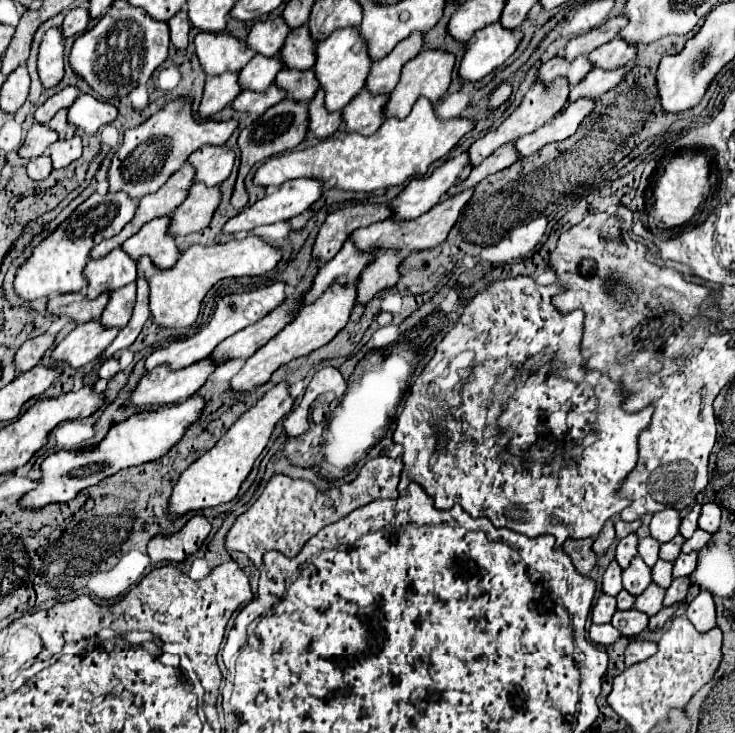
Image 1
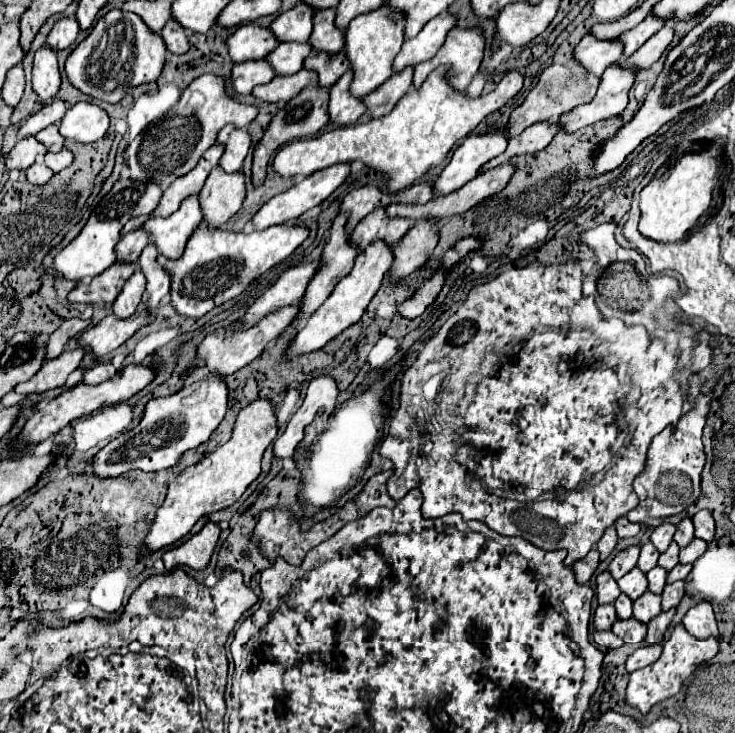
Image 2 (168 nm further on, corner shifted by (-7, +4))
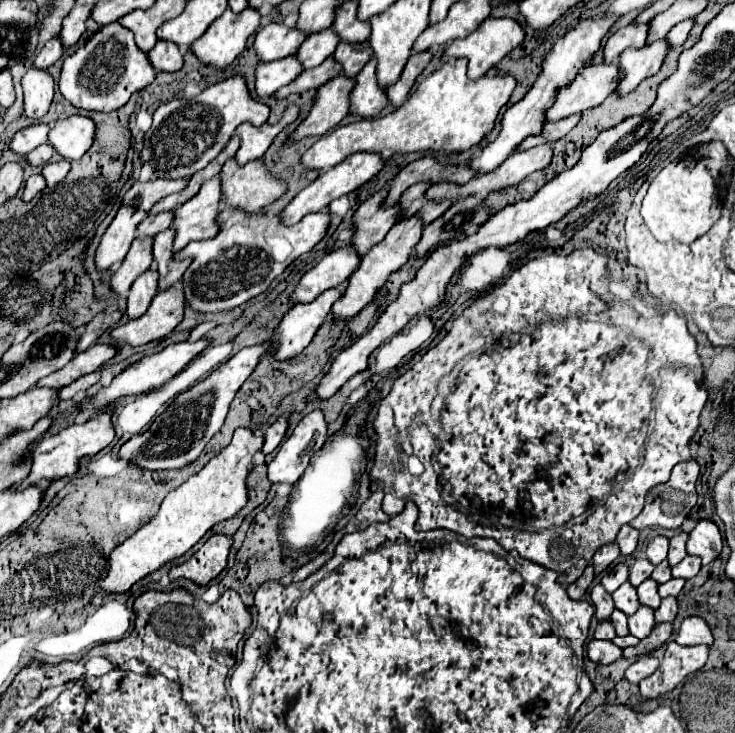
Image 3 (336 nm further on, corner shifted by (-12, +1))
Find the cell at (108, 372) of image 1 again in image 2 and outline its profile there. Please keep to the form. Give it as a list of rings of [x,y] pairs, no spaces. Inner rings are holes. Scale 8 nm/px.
[[[99,362],[97,366],[93,366],[93,368],[89,368],[89,370],[83,372],[81,382],[85,382],[85,384],[97,384],[97,382],[105,382],[105,380],[113,378],[115,374],[117,374],[117,370],[109,362]]]

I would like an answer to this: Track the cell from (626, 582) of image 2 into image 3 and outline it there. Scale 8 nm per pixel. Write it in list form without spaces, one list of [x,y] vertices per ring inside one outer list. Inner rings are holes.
[[[630,581],[622,583],[622,585],[612,593],[612,597],[614,597],[616,607],[618,607],[620,611],[624,611],[626,615],[634,615],[634,613],[638,611],[638,607],[640,607],[636,587],[634,587]]]

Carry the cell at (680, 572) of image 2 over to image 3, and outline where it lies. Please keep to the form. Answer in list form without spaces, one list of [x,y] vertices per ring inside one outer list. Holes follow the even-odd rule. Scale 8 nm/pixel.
[[[670,579],[670,581],[666,581],[666,583],[662,583],[660,587],[658,587],[658,591],[660,591],[660,597],[668,597],[668,595],[678,595],[680,591],[682,591],[682,587],[684,587],[684,579]]]

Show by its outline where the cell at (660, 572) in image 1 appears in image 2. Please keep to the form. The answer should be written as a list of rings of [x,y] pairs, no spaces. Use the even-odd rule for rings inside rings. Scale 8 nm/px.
[[[661,566],[651,568],[651,572],[647,572],[647,582],[649,582],[647,590],[661,594],[665,588],[665,578],[667,578],[667,570],[663,570]]]

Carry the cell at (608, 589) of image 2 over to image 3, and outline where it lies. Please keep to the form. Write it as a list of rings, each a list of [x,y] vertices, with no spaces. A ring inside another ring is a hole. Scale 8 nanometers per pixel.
[[[600,583],[594,585],[594,589],[592,589],[590,595],[592,595],[592,605],[596,609],[598,621],[608,619],[612,615],[612,611],[614,611],[614,599],[612,599],[612,595],[606,593],[606,589]]]

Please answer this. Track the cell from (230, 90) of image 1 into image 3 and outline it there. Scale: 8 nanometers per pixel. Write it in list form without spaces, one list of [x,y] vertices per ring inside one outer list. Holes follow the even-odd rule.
[[[296,57],[278,59],[272,63],[258,63],[256,67],[256,93],[258,97],[268,97],[272,91],[288,85],[296,75],[300,75],[302,65]]]

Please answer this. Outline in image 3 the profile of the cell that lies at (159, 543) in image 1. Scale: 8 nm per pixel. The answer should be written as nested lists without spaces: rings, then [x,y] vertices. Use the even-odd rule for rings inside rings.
[[[216,533],[212,535],[188,561],[170,569],[170,579],[192,579],[198,585],[206,585],[210,579],[218,577],[218,573],[226,567],[228,551],[232,547],[232,537]]]

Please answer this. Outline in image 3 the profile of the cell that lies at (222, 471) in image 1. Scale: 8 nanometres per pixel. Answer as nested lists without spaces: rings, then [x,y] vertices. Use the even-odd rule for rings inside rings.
[[[238,427],[232,443],[212,457],[200,473],[192,475],[178,489],[170,491],[160,505],[160,511],[150,523],[118,545],[110,555],[110,571],[102,583],[102,593],[124,593],[136,581],[156,571],[164,563],[190,551],[200,537],[216,523],[234,517],[248,503],[248,475],[254,463],[256,451],[264,445],[264,435],[256,435],[252,427]]]

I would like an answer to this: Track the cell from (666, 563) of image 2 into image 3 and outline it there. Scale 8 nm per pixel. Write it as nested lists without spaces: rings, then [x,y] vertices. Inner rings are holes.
[[[664,559],[662,563],[656,565],[656,569],[654,569],[654,573],[652,573],[652,579],[656,579],[658,583],[664,583],[664,581],[672,579],[672,567],[670,567],[668,559]]]

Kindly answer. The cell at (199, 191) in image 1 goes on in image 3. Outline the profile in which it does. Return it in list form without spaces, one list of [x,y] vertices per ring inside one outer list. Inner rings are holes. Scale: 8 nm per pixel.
[[[230,159],[224,163],[220,179],[222,203],[246,213],[260,211],[286,191],[286,183],[274,179],[262,159],[246,163],[244,167],[238,167],[236,159]]]

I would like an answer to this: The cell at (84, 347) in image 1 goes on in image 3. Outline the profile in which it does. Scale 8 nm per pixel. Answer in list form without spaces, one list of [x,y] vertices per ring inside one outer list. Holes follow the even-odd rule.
[[[170,287],[168,291],[160,291],[152,299],[148,311],[142,317],[132,319],[126,325],[114,327],[110,331],[110,339],[132,347],[156,341],[168,335],[182,321],[184,305],[186,305],[184,293],[180,291],[180,287]]]

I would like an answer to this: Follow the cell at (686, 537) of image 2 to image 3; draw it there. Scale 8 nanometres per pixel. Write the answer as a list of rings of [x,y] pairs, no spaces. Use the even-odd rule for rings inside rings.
[[[678,533],[676,537],[670,539],[670,551],[668,551],[670,565],[676,565],[686,557],[686,541],[688,541],[688,533]]]

